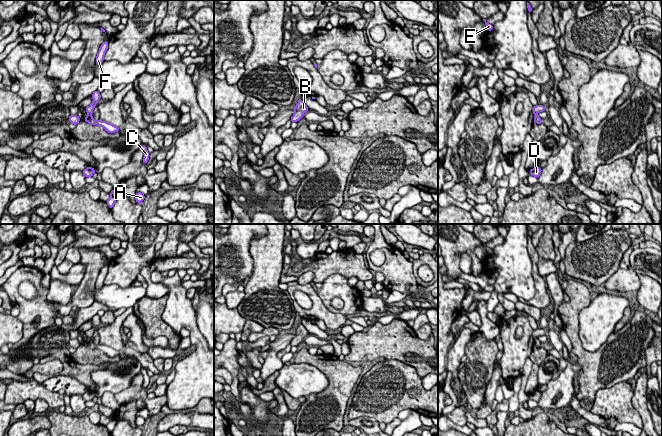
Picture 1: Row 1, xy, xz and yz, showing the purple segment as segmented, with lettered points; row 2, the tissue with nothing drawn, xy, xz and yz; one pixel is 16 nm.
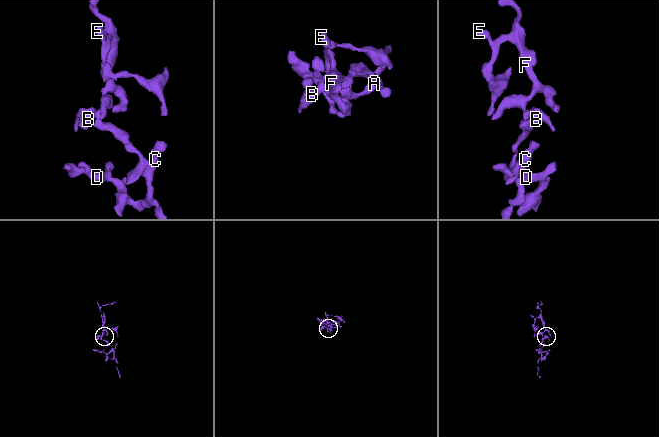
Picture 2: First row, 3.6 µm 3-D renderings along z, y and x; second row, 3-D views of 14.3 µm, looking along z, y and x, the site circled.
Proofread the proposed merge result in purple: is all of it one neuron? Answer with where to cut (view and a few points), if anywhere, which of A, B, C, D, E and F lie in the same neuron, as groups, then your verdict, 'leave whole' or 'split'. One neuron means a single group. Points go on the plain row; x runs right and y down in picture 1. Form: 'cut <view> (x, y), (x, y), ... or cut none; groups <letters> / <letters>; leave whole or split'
cut xy (87, 337), (91, 338); groups A C D / B E F; split

